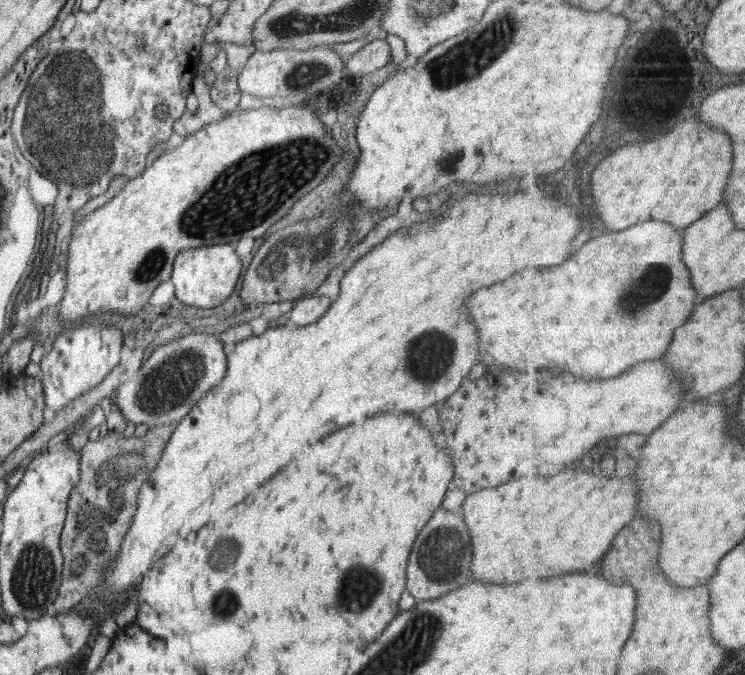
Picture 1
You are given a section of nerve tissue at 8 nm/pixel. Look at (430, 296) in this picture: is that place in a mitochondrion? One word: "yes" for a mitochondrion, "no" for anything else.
no

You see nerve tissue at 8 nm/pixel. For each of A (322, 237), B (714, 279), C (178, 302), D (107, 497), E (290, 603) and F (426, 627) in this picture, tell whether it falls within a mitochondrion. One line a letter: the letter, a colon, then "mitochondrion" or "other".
A: mitochondrion
B: other
C: other
D: mitochondrion
E: other
F: mitochondrion

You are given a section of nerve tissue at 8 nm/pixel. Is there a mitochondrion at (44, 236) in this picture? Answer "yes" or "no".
no

